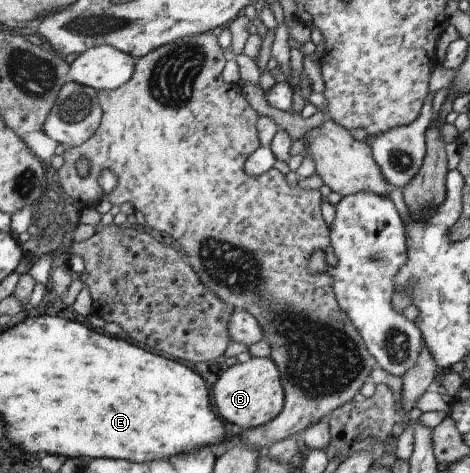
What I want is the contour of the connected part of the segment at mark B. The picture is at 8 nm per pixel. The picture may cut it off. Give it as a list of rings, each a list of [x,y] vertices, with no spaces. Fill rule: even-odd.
[[[251,357],[228,367],[213,384],[212,403],[216,417],[226,425],[247,430],[268,423],[278,415],[283,404],[283,389],[276,364],[268,357]]]

